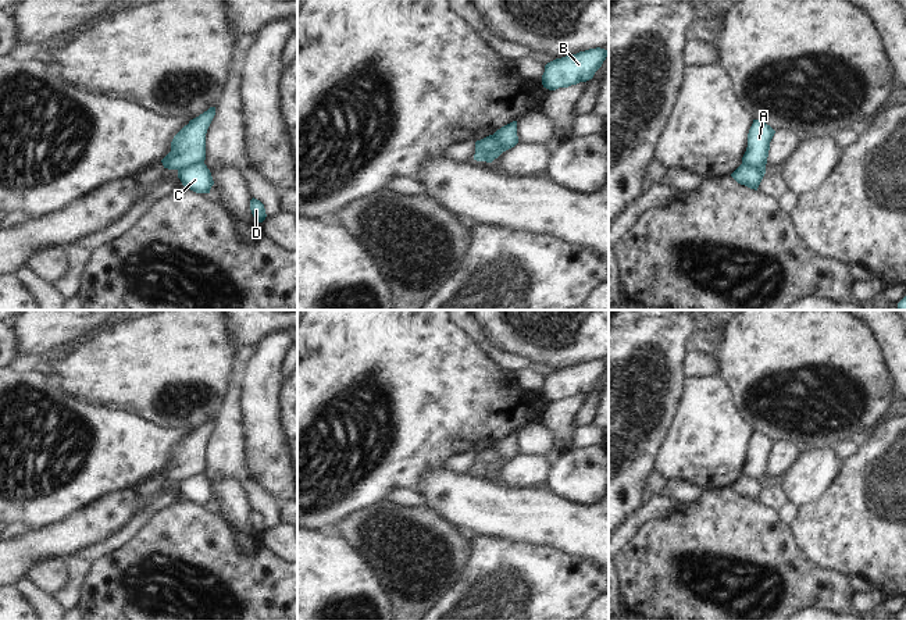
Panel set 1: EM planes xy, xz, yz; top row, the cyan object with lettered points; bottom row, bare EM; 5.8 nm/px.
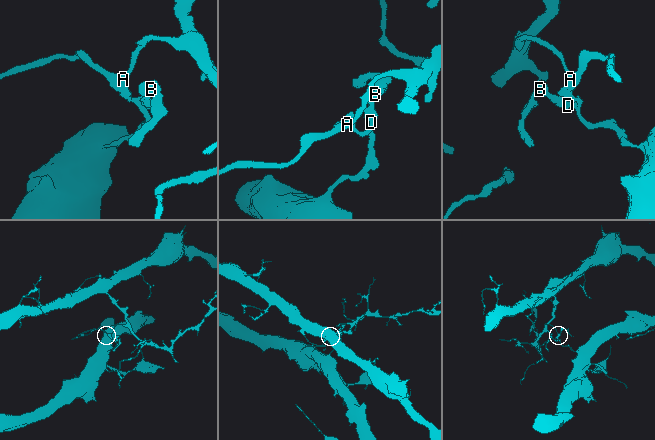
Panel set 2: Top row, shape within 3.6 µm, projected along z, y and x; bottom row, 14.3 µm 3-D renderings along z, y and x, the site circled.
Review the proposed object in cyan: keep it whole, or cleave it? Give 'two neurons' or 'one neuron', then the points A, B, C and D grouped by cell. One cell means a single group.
two neurons | A / B C D

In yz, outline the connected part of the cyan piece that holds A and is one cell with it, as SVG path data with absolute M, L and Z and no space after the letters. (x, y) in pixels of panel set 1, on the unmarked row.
M753 431L748 445L748 459L742 468L742 474L766 481L770 453L775 442L760 431Z

